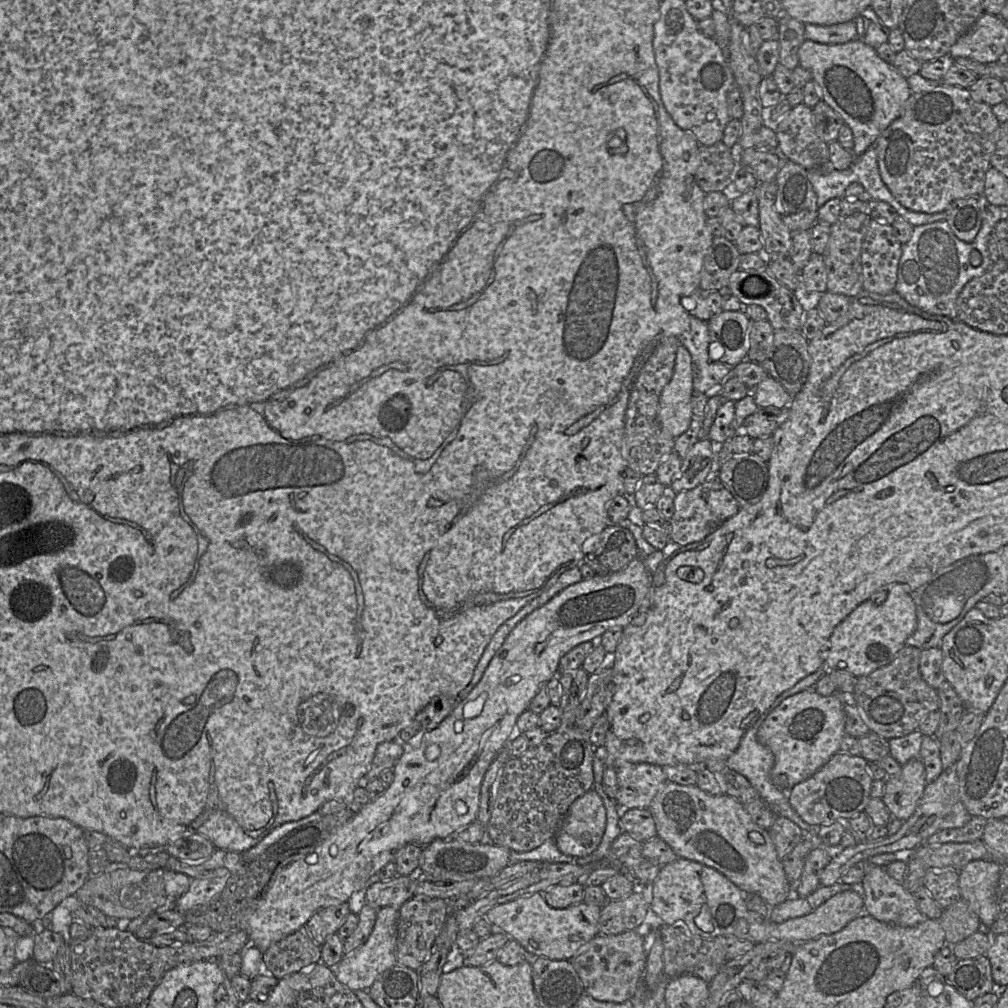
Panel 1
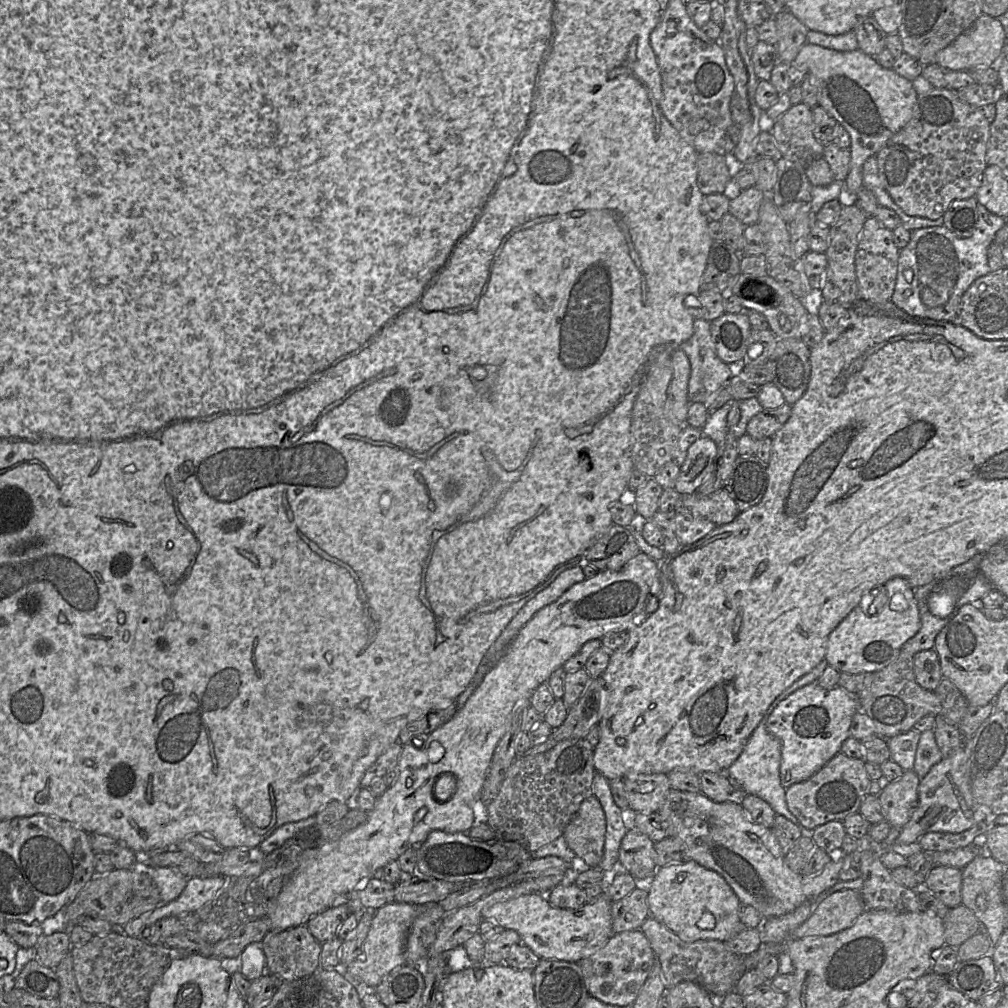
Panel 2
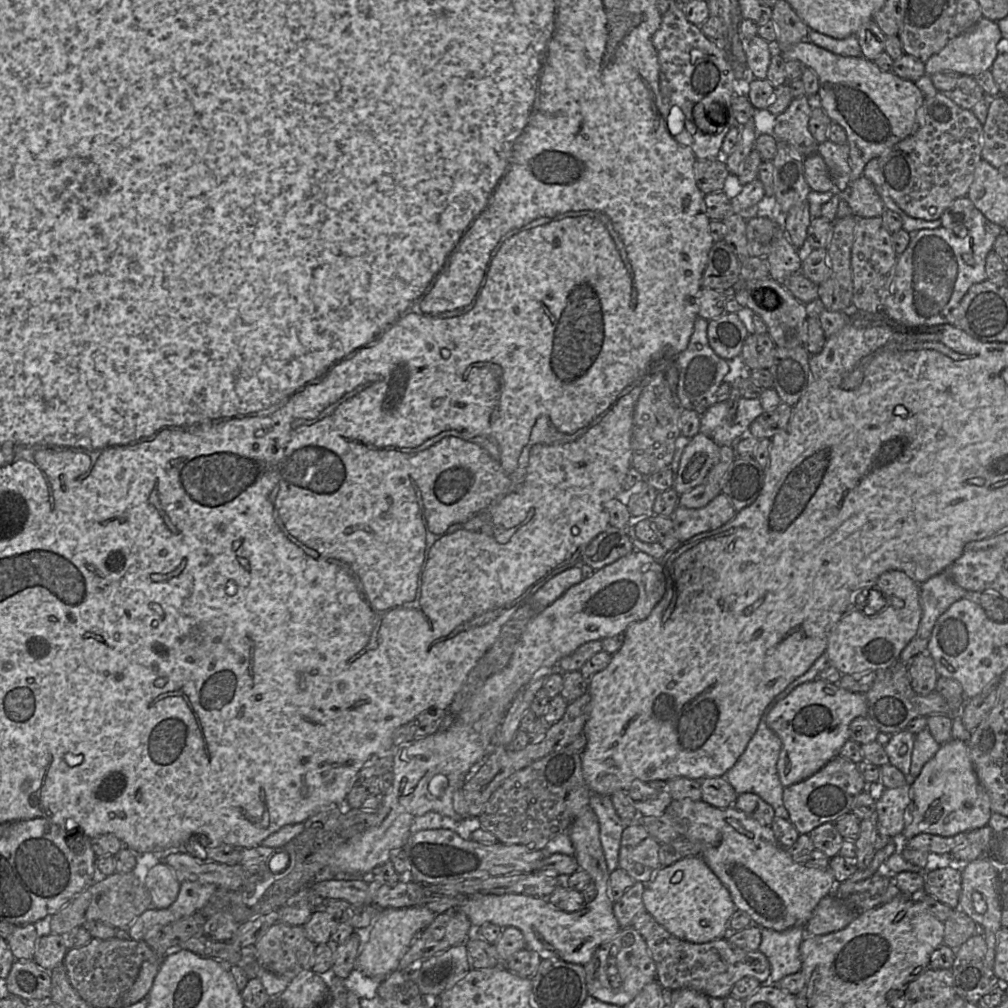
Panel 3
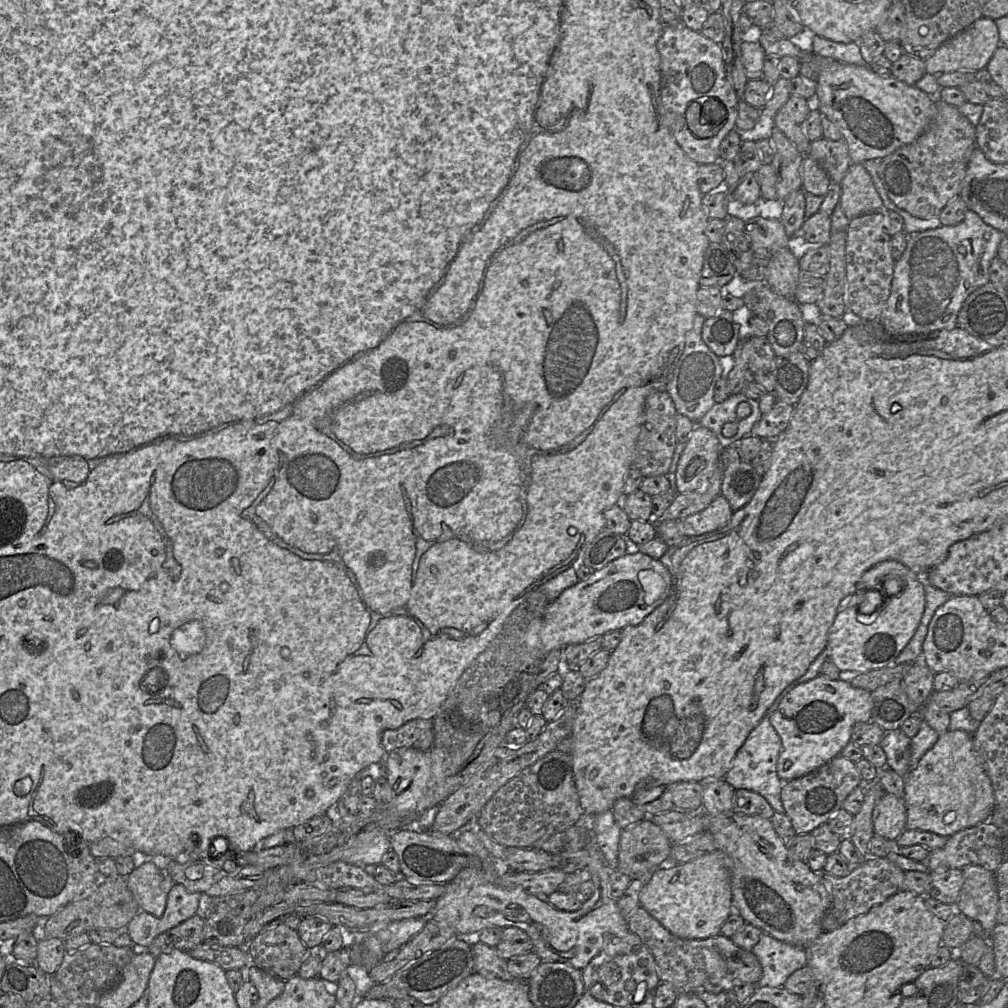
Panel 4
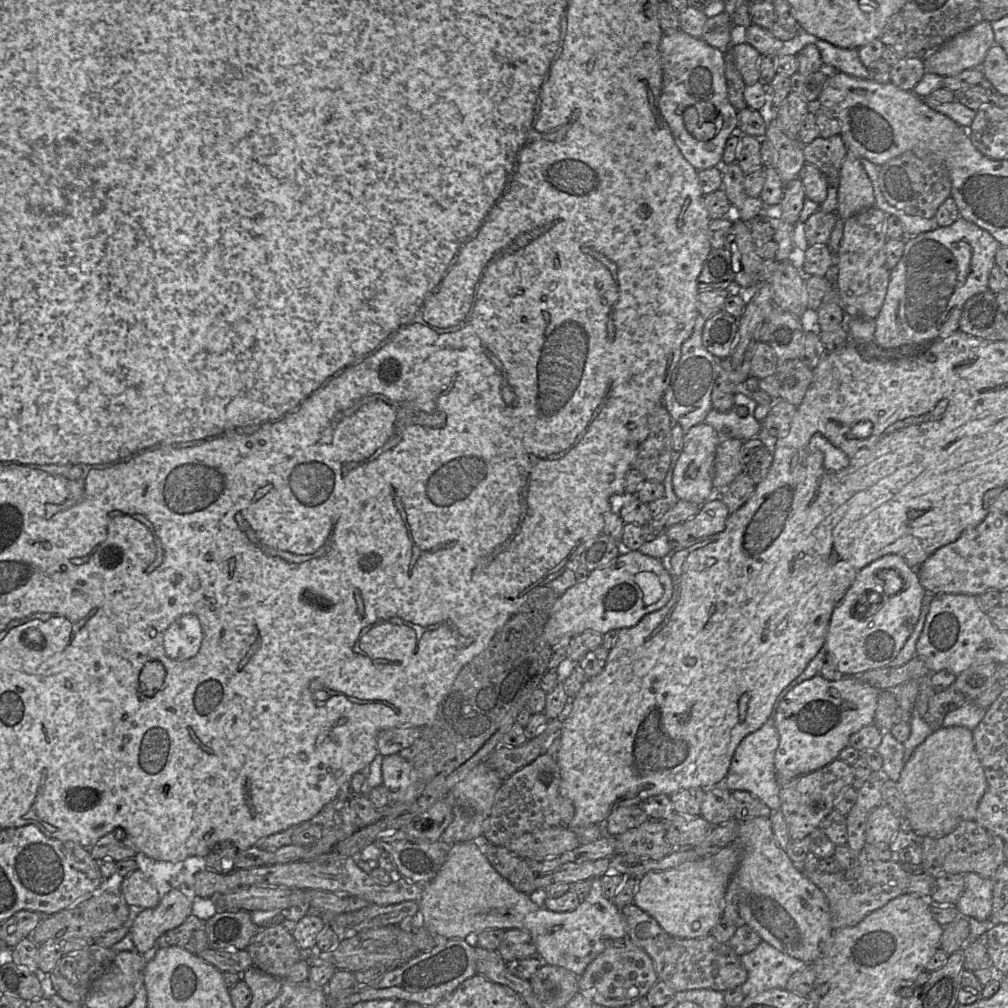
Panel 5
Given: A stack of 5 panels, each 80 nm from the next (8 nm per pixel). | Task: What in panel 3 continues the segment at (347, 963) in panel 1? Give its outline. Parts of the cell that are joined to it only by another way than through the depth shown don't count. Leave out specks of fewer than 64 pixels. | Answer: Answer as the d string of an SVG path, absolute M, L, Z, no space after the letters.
M423 905L381 909L371 927L362 932L363 947L356 957L354 968L370 978L385 978L398 970L403 955L417 935L433 921L435 915Z

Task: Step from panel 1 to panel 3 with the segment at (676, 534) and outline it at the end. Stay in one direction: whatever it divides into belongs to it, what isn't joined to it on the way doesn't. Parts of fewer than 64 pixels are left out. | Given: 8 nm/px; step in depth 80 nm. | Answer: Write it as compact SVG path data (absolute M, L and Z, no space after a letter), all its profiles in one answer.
M720 493L703 508L688 509L678 505L670 517L677 536L683 543L698 534L722 527L732 520L735 514L736 510L728 496Z

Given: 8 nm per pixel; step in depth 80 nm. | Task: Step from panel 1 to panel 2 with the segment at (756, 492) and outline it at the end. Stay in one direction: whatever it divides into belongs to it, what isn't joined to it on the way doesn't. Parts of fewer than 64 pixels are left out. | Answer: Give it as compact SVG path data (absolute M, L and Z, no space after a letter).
M739 455L733 463L724 488L737 504L739 512L758 504L763 498L768 485L767 465L755 455Z

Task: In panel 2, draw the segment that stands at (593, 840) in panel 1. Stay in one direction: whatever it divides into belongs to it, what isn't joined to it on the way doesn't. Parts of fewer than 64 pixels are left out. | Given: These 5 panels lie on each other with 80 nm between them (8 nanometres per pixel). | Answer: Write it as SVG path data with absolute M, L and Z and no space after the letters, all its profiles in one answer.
M591 795L565 827L564 837L582 866L598 867L604 851L606 819L599 800Z

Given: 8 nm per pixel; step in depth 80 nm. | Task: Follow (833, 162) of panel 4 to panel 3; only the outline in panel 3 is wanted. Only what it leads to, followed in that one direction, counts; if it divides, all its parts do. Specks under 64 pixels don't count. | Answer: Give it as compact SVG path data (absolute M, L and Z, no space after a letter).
M825 141L818 145L817 154L824 159L837 192L847 191L850 186L849 145Z

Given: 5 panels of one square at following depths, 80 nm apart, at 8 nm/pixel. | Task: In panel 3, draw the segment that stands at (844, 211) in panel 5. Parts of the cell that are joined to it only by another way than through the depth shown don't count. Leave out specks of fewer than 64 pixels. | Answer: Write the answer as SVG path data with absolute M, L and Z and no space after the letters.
M863 175L850 184L847 203L856 218L881 217L886 210L874 184Z

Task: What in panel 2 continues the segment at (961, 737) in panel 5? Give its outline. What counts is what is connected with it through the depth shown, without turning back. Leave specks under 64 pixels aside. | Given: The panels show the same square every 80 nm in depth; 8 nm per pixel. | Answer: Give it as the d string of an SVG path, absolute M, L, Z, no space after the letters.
M964 745L935 764L918 787L918 802L895 844L911 844L929 832L960 833L975 824L990 820L990 810L973 797L967 782L967 753Z

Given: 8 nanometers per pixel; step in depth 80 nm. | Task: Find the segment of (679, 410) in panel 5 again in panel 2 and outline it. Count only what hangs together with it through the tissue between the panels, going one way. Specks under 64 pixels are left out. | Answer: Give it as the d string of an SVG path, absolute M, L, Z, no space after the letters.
M695 319L692 336L679 346L690 362L689 402L709 404L735 373L736 364L727 364L716 355L710 323L703 319Z

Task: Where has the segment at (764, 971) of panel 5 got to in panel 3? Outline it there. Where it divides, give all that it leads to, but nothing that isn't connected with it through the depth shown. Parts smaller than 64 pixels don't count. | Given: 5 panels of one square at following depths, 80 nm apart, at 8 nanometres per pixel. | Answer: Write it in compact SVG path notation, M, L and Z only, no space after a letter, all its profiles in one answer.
M805 926L784 931L761 928L761 943L758 951L763 953L771 966L769 983L776 984L782 978L801 970L800 945L805 939Z

